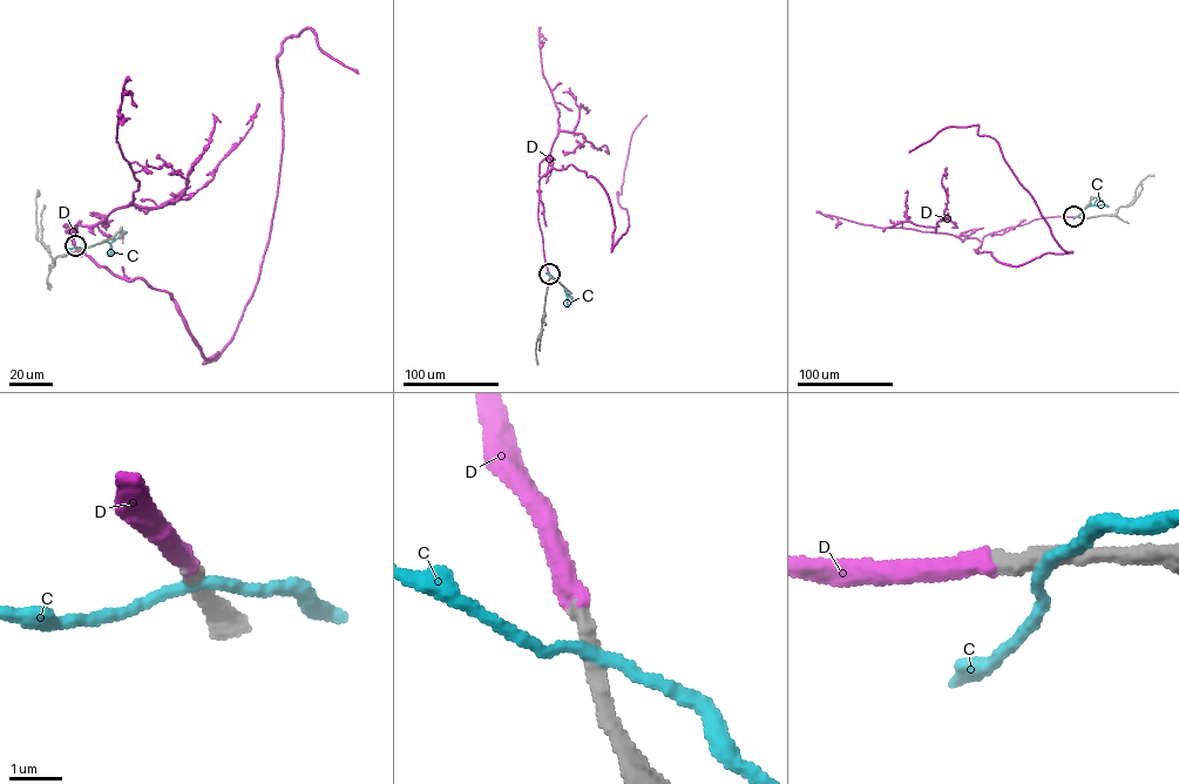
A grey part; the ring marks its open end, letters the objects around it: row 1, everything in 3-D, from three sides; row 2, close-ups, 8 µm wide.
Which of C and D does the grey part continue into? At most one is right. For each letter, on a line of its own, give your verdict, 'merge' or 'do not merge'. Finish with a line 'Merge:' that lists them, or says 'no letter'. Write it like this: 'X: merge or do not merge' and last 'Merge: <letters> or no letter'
C: do not merge
D: merge
Merge: D

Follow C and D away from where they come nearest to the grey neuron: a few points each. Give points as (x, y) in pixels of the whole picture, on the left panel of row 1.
C: (75, 247), (83, 249), (107, 241), (112, 247), (107, 256)
D: (75, 245), (65, 223), (99, 265), (167, 291), (216, 358), (268, 244), (280, 44), (311, 27), (358, 73)

